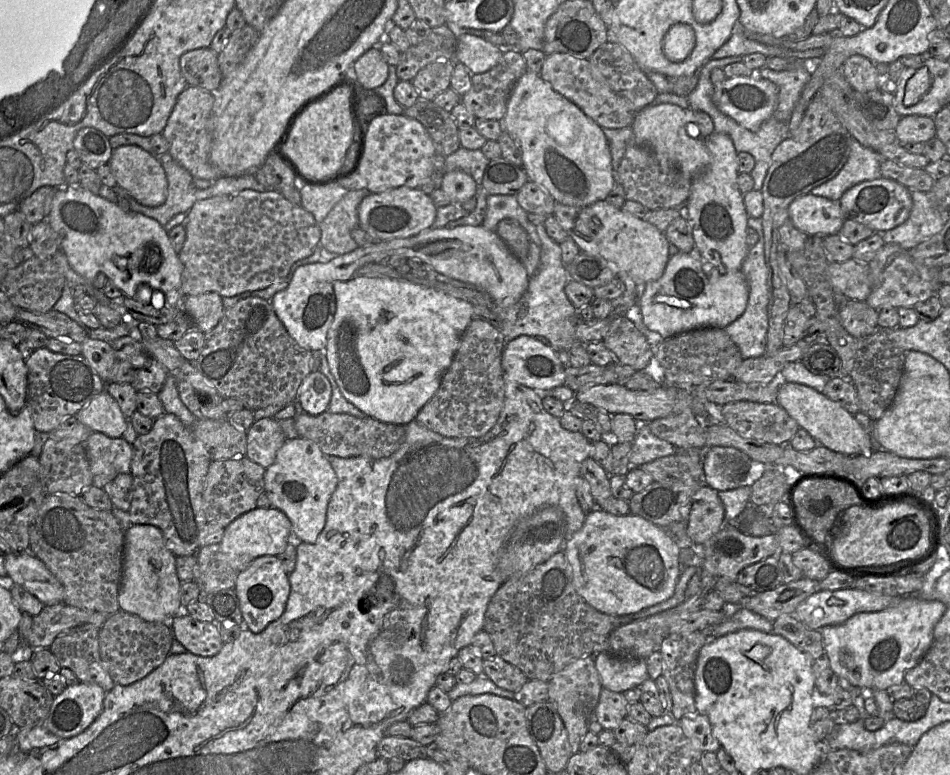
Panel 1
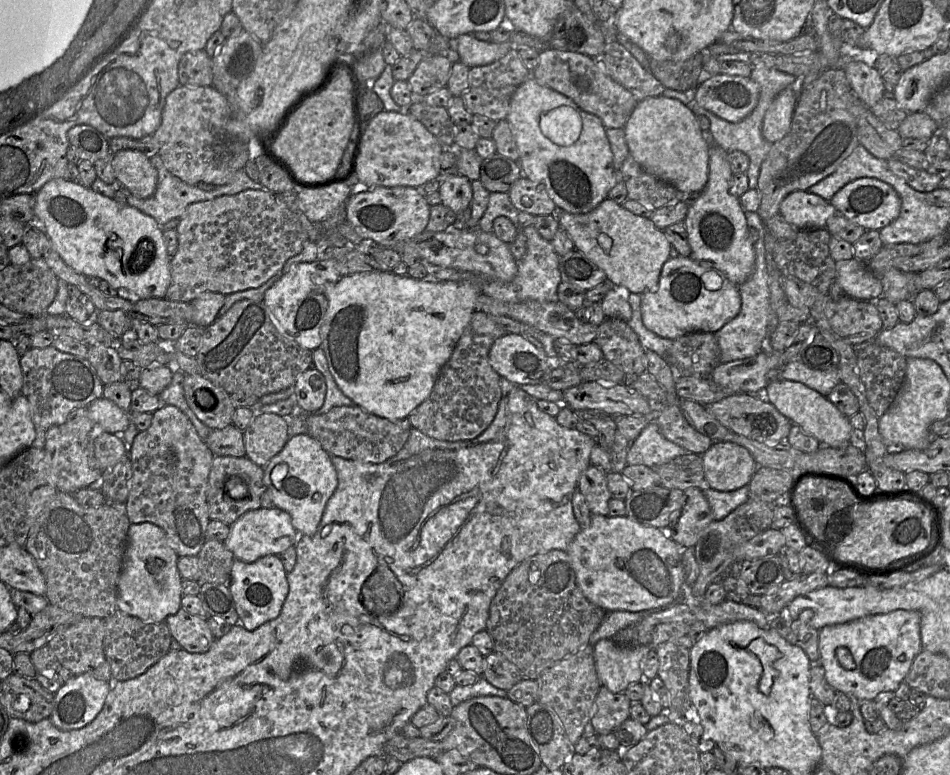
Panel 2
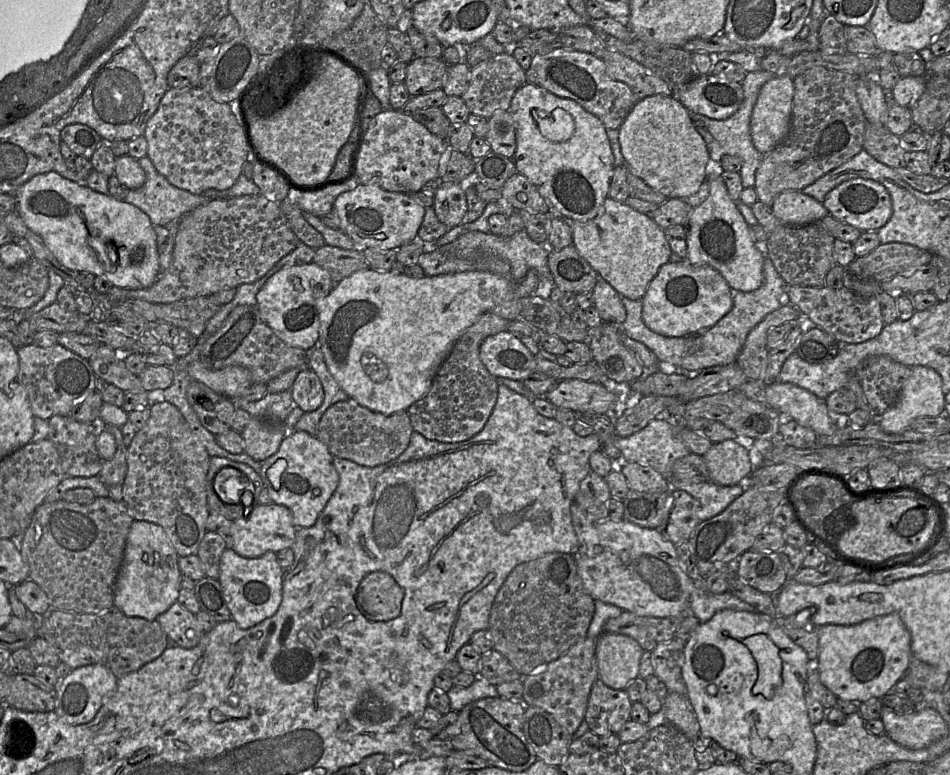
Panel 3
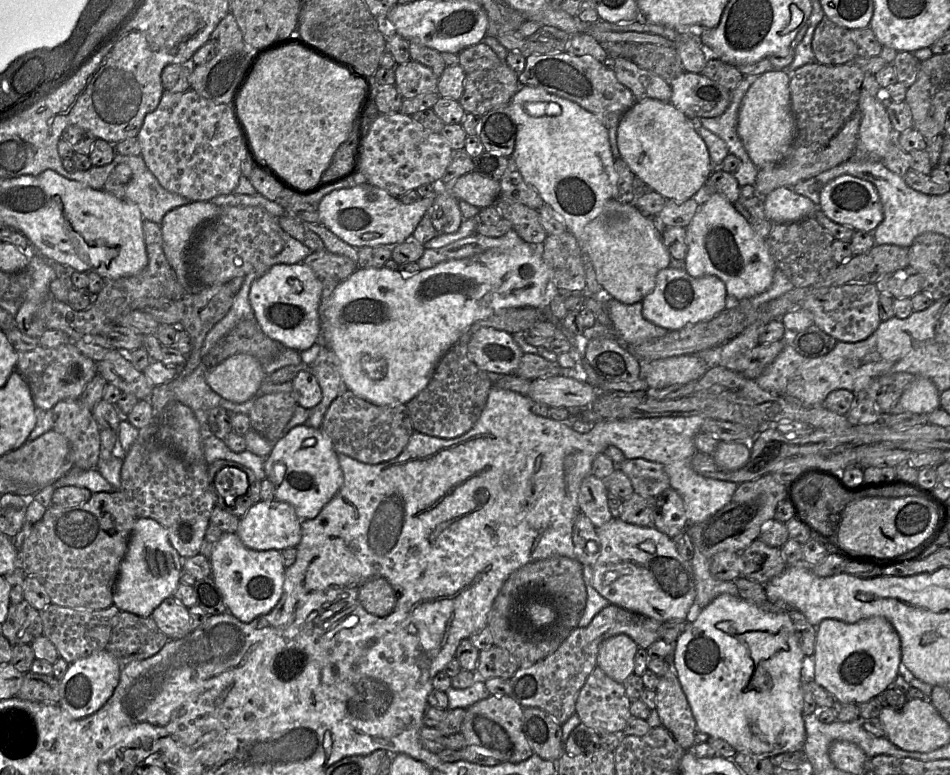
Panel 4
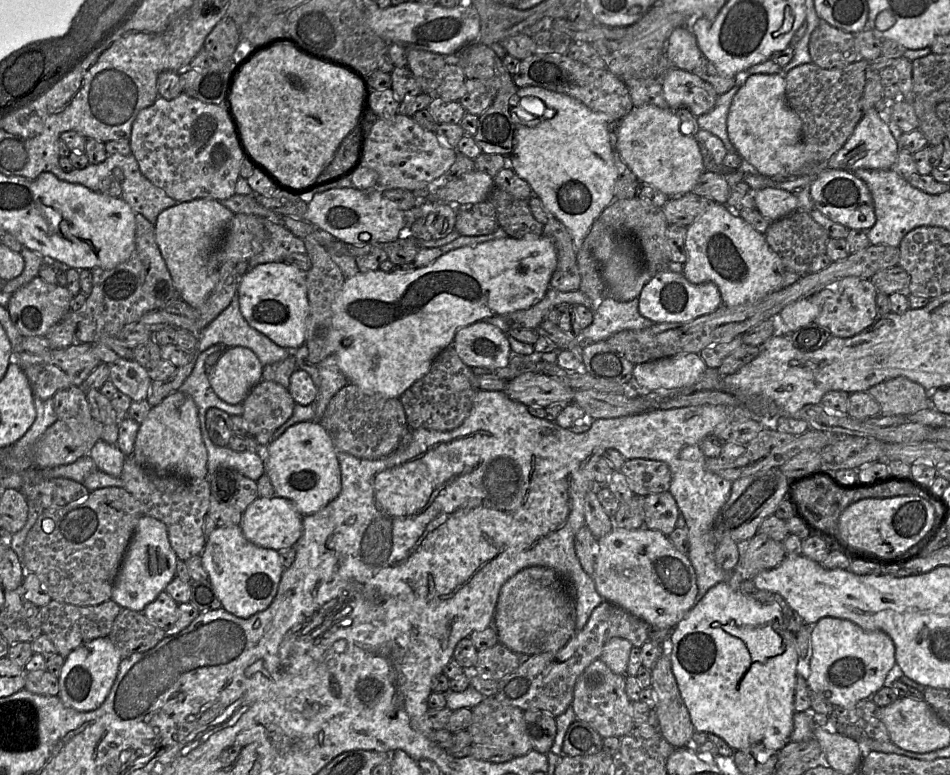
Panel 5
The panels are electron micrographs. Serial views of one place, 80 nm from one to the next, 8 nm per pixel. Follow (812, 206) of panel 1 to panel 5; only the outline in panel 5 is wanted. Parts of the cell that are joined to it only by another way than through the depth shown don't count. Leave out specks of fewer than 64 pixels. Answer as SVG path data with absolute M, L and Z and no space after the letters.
M762 188L754 194L756 209L769 221L775 221L798 211L798 198L792 193L775 188Z

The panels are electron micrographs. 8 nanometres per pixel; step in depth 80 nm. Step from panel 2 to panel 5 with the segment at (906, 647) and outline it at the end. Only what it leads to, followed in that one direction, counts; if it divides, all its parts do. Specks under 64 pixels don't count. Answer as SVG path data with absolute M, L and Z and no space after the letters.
M823 617L811 628L812 654L810 659L810 675L807 686L813 692L821 694L833 706L853 708L861 700L868 700L884 686L885 678L896 663L895 645L892 638L880 630L864 630L855 623L840 618Z

